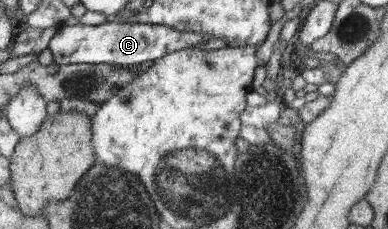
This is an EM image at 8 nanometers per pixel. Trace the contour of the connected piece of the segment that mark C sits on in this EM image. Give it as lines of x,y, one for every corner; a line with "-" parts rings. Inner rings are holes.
106,21
100,25
73,26
63,25
56,29
56,34
50,40
47,48
51,50
53,62
58,65
93,63
110,64
112,66
136,67
143,62
158,60
166,53
194,47
200,42
210,40
202,33
182,32
168,26
156,24
138,24
138,22
119,23

